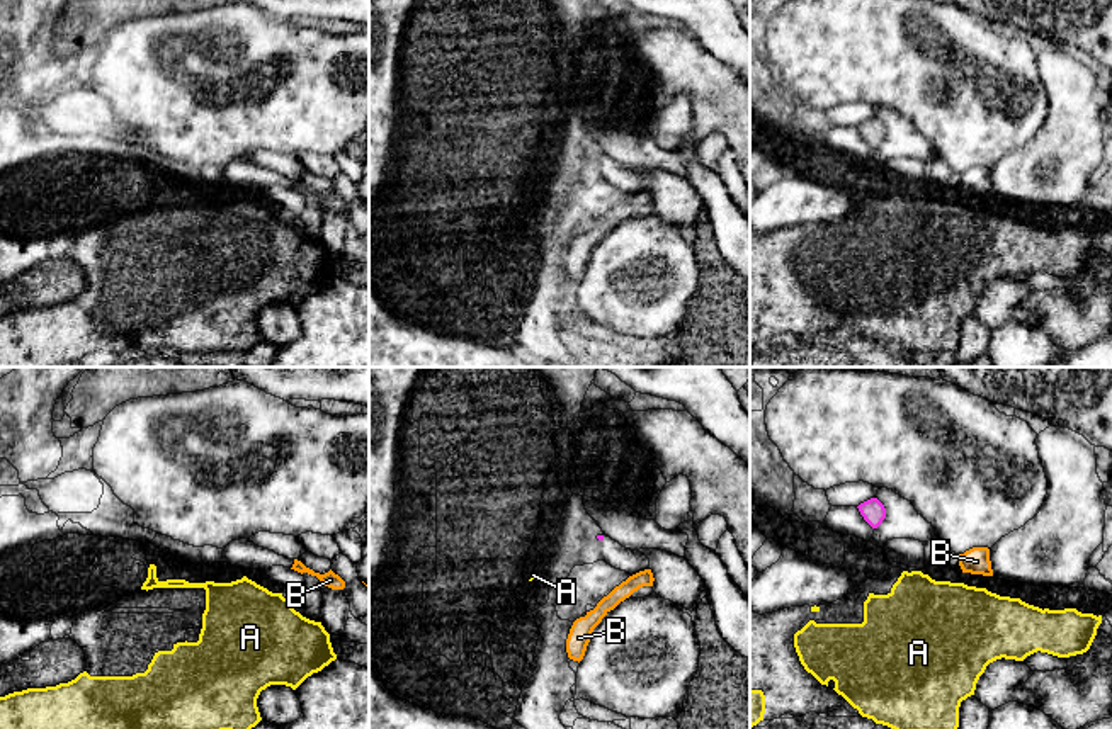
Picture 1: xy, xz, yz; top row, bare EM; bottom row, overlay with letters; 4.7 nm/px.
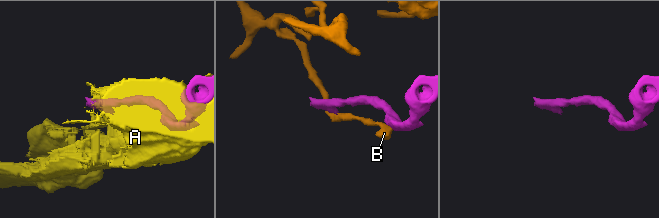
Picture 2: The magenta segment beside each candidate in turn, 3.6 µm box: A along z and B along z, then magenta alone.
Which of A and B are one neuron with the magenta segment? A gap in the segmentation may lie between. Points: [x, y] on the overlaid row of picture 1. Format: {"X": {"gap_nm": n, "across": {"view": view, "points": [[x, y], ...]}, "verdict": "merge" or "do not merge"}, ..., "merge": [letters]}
{"A": {"gap_nm": 240, "across": {"view": "yz", "points": [[876, 527], [903, 571]]}, "verdict": "do not merge"}, "B": {"gap_nm": 400, "across": {"view": "yz", "points": [[885, 517], [959, 554]]}, "verdict": "do not merge"}, "merge": []}

